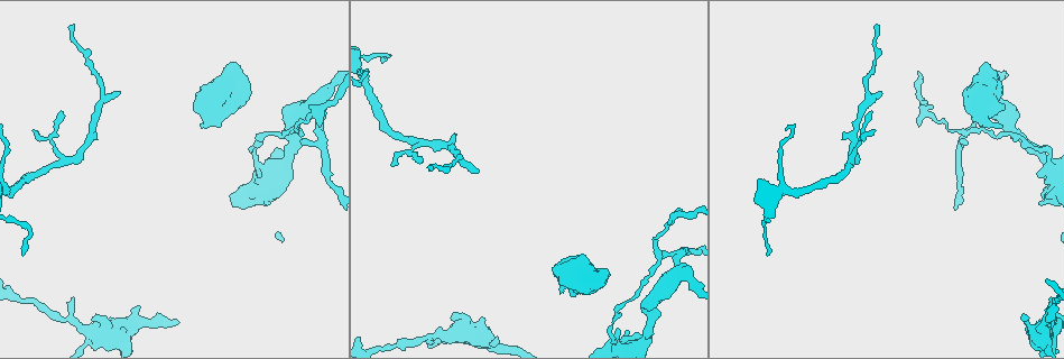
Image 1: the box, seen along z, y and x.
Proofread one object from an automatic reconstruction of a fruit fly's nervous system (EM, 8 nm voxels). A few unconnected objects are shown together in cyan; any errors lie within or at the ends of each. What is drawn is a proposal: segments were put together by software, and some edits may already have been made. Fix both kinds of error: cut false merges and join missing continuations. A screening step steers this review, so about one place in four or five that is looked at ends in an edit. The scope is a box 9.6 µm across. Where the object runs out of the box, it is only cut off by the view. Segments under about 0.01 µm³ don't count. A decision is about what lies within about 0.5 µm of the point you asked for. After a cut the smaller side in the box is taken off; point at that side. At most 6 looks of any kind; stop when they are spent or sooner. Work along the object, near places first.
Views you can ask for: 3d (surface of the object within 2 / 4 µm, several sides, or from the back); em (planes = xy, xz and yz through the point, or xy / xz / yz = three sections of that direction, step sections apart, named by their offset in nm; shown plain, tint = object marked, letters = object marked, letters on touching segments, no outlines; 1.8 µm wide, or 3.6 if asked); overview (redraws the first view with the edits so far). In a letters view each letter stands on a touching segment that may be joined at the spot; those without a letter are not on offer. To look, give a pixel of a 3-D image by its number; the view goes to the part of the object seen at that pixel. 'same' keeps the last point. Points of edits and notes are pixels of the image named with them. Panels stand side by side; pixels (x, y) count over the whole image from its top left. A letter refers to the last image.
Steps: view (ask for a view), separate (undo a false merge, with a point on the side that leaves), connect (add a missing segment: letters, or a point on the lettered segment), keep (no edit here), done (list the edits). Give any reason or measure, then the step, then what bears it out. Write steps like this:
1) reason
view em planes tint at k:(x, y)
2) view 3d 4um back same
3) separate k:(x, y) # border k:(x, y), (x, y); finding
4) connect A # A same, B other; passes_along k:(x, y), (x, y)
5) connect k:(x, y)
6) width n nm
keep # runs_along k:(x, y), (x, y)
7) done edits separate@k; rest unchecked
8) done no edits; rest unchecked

branch stops here
view 3d 2um at 1:(877, 92)

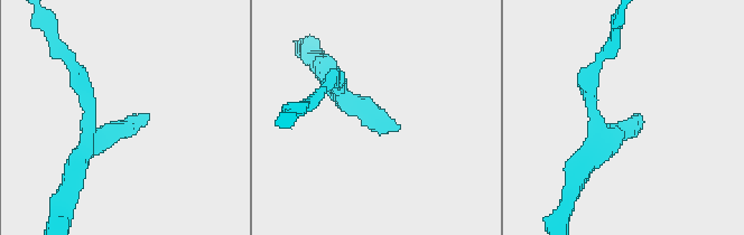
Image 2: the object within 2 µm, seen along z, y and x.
view em planes plain at 2:(148, 117)

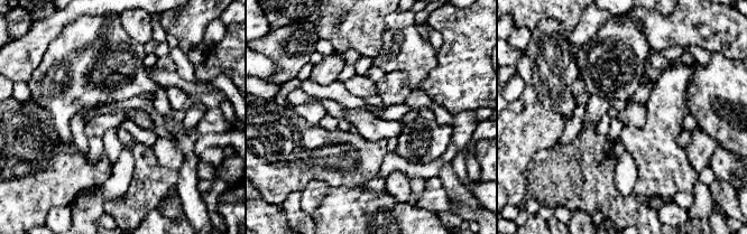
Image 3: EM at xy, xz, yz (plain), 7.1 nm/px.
see the neighbours
view em planes letters same

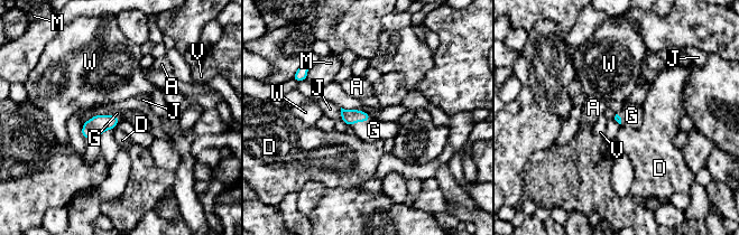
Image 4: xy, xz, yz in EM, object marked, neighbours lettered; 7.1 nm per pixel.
connect G # A other, D other, G same, J other, M other, V other, W other; passes_along 4:(350, 116), (360, 120), (373, 130); it goes on there

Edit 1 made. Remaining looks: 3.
view overview

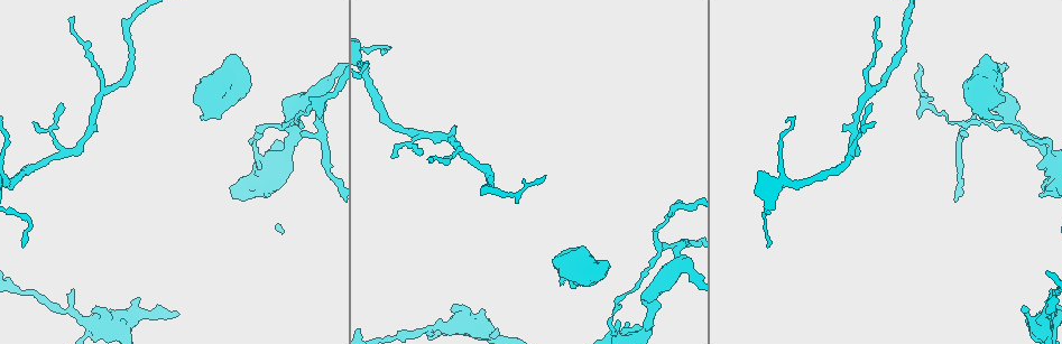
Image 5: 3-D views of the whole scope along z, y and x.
view em xz step 16 plain at 5:(679, 267)

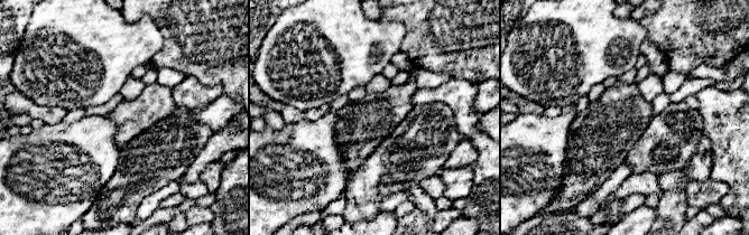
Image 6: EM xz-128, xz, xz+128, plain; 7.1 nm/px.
view em xz step 16 letters same

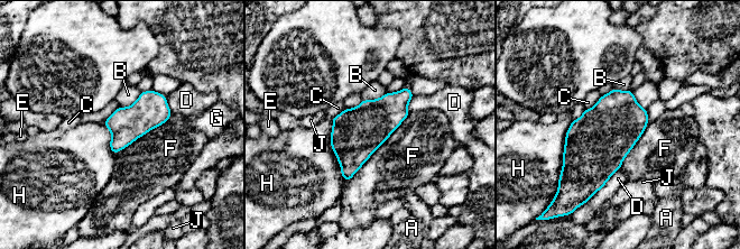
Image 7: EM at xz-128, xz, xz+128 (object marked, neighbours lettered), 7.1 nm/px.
longest_contact F 700 nm
keep # A other, B other, C other, D other, E other, F other, G other, H other, J other; all the same neuron

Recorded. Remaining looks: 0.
done edits connect@4; rest unchecked

